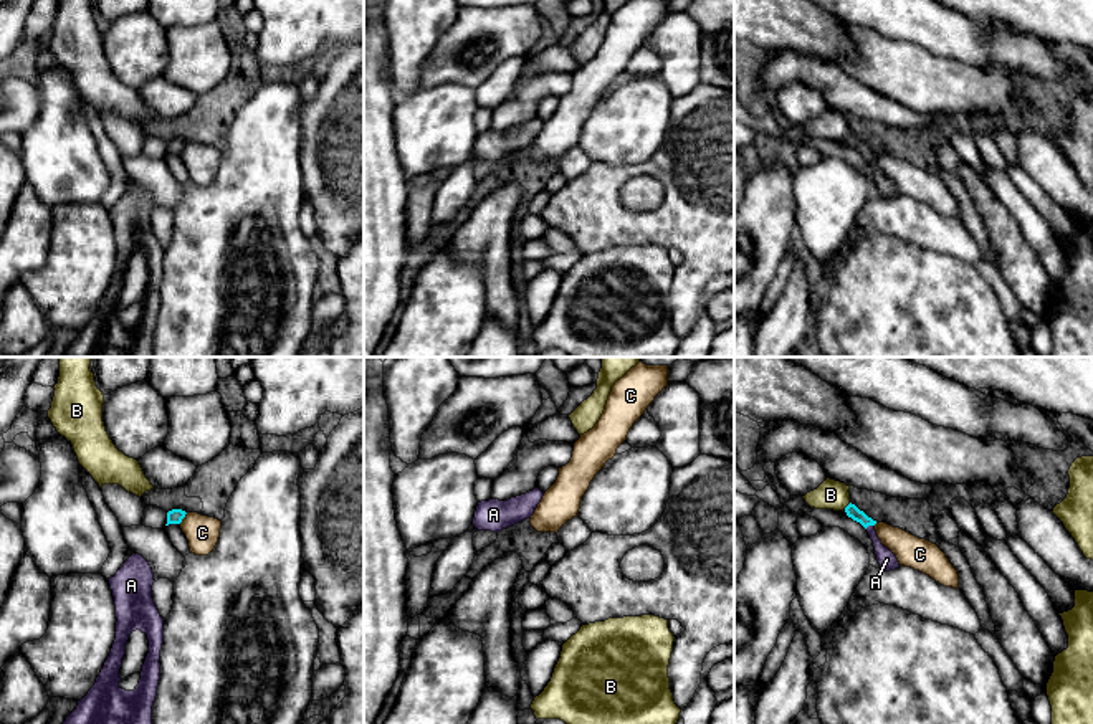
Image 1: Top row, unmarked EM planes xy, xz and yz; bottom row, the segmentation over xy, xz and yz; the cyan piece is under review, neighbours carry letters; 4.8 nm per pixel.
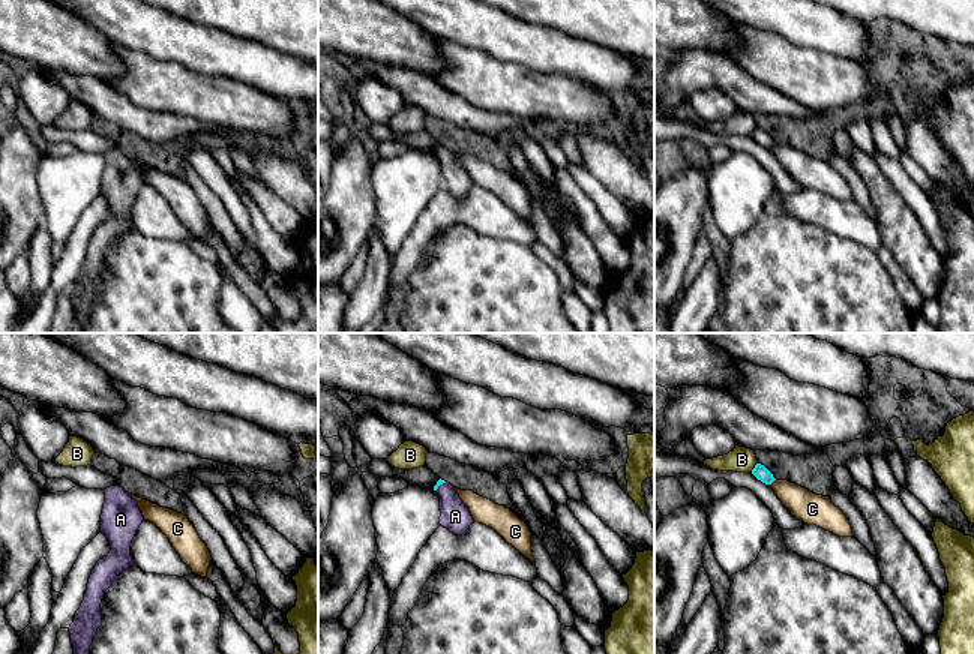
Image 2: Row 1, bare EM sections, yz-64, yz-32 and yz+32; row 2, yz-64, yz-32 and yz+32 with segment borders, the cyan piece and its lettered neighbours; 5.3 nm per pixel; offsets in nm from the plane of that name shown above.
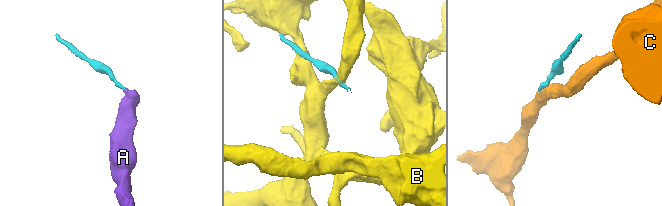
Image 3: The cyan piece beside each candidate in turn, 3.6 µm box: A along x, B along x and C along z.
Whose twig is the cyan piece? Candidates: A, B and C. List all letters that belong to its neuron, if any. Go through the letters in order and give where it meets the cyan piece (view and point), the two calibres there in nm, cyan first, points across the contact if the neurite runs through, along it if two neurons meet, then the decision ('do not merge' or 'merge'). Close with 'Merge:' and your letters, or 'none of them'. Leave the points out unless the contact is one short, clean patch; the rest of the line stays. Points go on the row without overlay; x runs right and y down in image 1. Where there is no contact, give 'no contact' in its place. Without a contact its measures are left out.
A: contact yz (868, 154); calibres 70 and 90 nm; way yz (852, 141), (868, 154), (887, 189); merge
B: contact yz (849, 134); calibres 70 and 140 nm; border yz (850, 133), (844, 138); do not merge
C: contact xy (184, 146); calibres 70 and 160 nm; border xy (187, 142), (179, 152); do not merge
Merge: A

